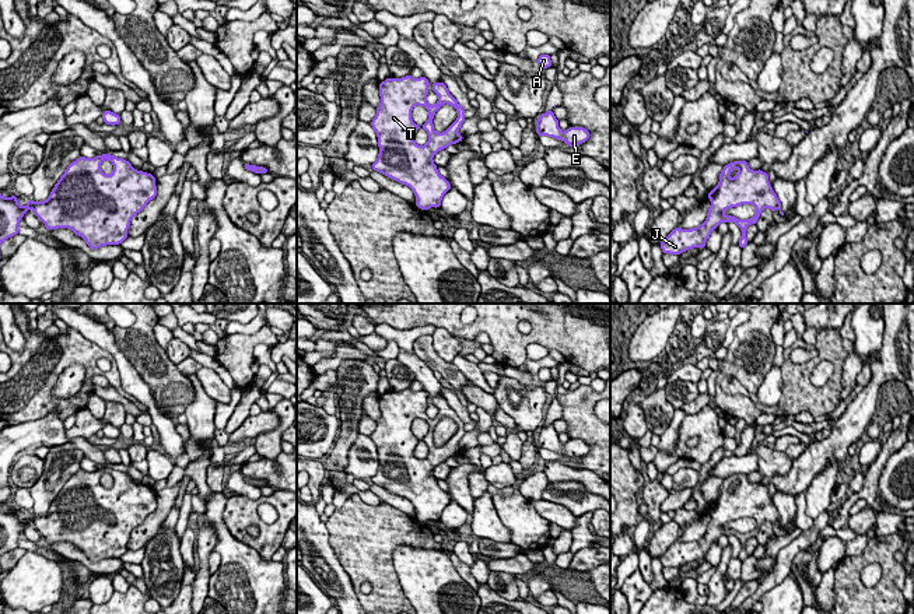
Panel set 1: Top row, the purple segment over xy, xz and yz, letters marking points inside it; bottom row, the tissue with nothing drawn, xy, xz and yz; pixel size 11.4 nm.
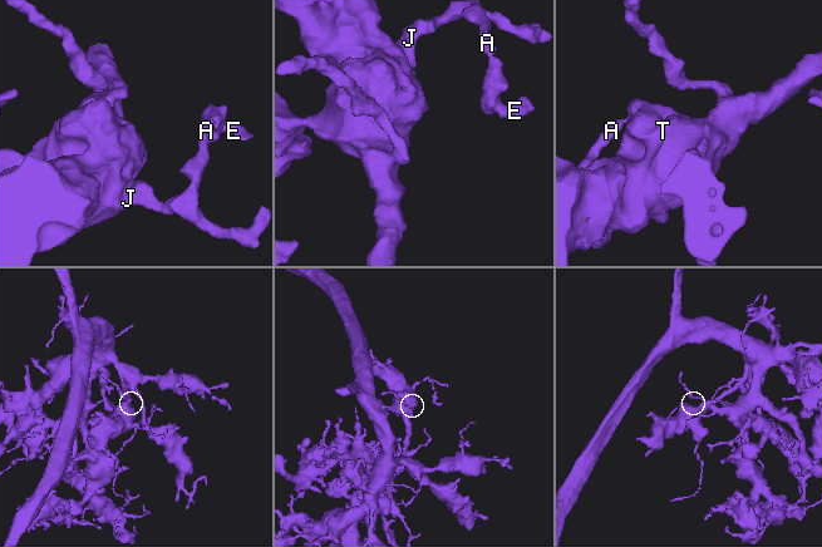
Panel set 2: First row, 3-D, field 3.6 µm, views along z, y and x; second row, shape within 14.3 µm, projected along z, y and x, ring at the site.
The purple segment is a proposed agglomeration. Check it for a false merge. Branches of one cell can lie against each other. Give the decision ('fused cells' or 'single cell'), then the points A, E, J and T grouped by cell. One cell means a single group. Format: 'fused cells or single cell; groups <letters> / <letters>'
single cell; groups A E J T

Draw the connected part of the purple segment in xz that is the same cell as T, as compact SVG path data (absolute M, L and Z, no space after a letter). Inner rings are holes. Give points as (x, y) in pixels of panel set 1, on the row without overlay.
M412 389L382 394L379 397L381 418L377 421L377 428L370 436L377 446L379 460L378 471L371 478L372 483L409 499L416 509L416 519L421 523L428 523L430 520L438 522L444 508L451 502L448 492L438 487L433 470L449 457L455 459L465 452L459 448L459 442L465 435L465 422L449 407L444 396L433 397L433 406L438 408L438 415L431 420L426 413L428 408L428 397L430 394L426 390L413 392ZM444 417L452 418L458 425L458 431L444 446L438 448L434 443L433 432ZM416 418L424 420L428 424L428 432L421 439L428 448L426 459L417 459L414 456L414 449L420 442L412 432L412 424Z

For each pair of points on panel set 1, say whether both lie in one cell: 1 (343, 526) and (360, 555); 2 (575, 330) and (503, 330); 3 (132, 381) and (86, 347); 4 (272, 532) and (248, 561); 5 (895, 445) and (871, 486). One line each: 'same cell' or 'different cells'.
1: same cell
2: same cell
3: different cells
4: different cells
5: same cell

